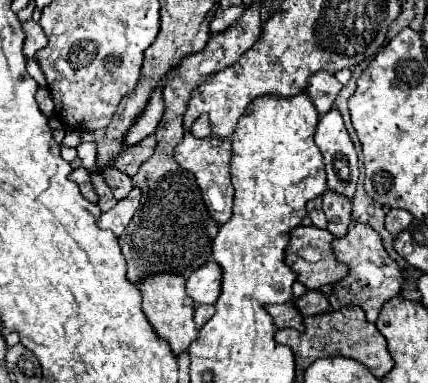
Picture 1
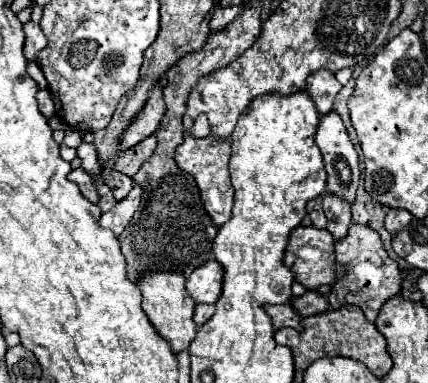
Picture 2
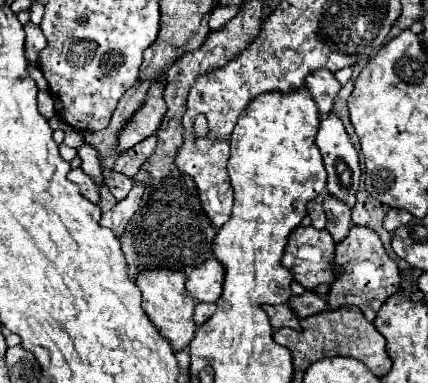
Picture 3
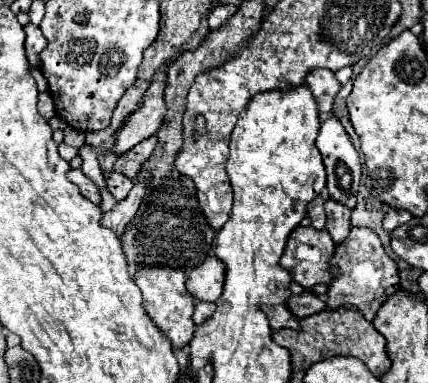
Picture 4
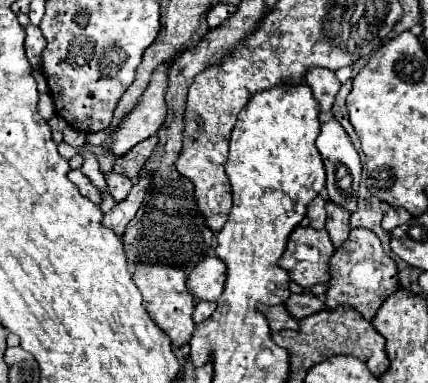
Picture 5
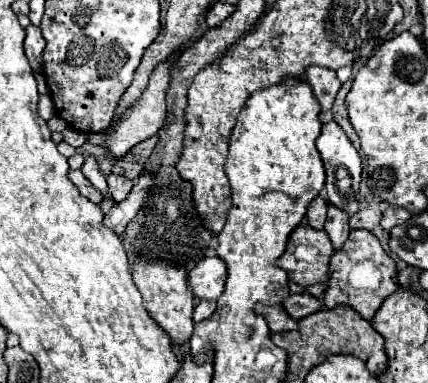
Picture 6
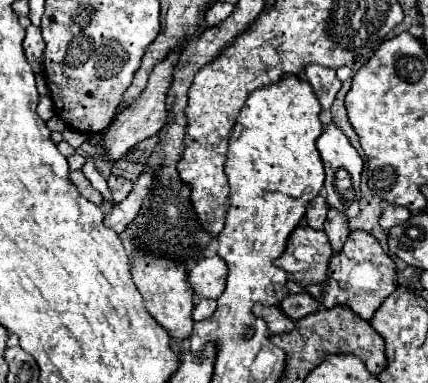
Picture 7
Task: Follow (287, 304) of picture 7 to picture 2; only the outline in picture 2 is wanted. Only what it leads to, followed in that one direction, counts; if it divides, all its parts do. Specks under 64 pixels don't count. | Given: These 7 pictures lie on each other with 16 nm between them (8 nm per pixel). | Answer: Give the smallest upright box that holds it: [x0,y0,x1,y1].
[290,290,328,316]

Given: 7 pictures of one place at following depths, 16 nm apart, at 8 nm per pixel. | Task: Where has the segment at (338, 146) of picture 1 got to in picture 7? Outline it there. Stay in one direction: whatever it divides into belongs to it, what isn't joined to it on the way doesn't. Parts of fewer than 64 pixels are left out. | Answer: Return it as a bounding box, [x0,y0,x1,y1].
[316,124,364,218]

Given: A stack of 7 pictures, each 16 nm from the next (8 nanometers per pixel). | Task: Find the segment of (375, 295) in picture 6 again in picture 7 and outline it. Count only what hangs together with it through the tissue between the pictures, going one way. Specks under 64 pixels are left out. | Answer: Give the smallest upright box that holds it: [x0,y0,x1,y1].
[322,232,396,320]

